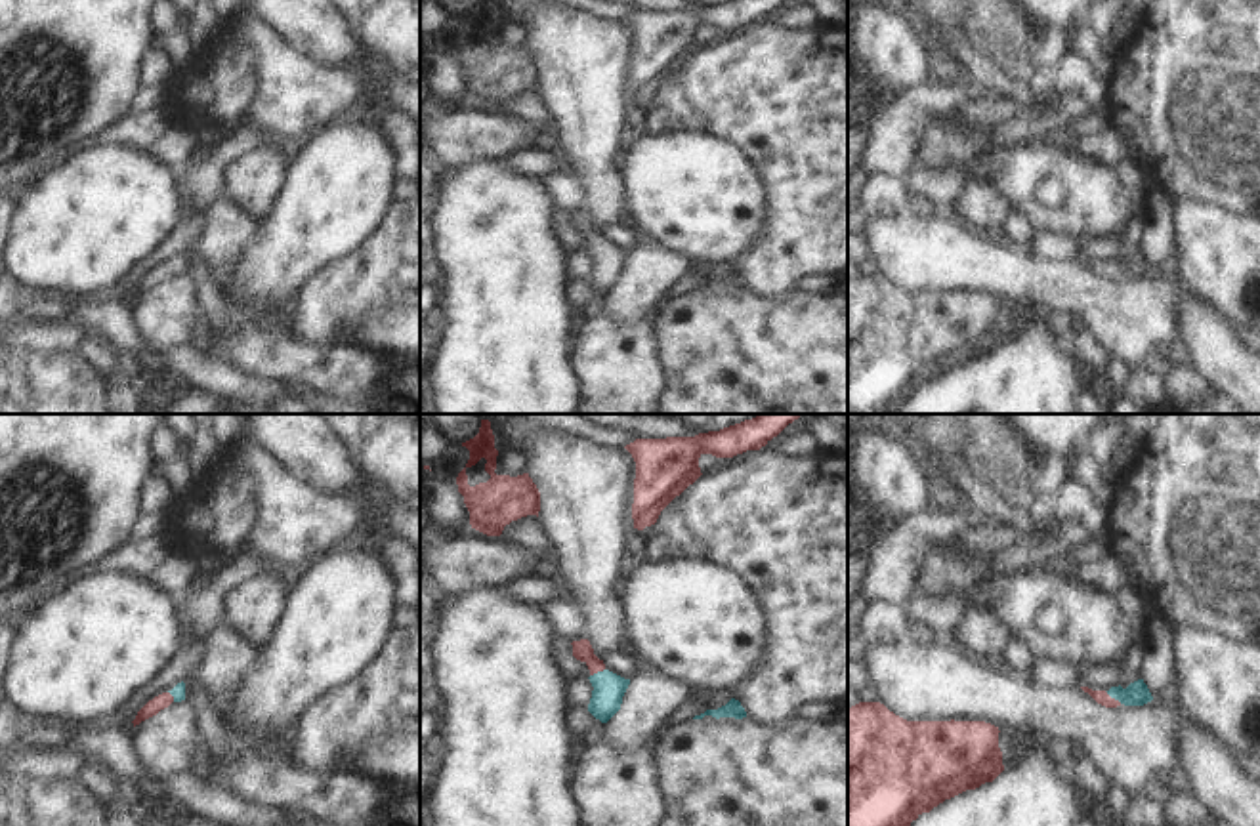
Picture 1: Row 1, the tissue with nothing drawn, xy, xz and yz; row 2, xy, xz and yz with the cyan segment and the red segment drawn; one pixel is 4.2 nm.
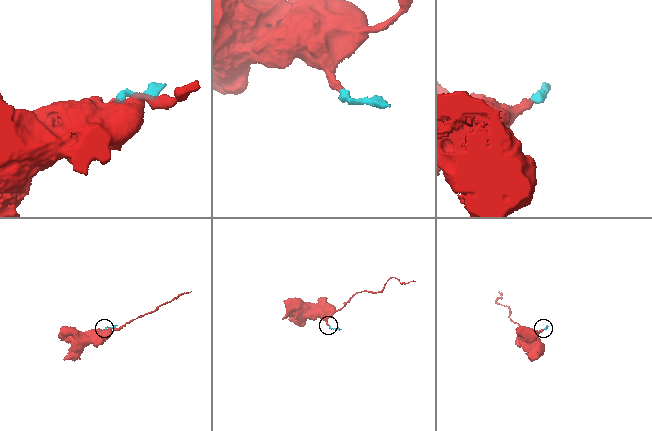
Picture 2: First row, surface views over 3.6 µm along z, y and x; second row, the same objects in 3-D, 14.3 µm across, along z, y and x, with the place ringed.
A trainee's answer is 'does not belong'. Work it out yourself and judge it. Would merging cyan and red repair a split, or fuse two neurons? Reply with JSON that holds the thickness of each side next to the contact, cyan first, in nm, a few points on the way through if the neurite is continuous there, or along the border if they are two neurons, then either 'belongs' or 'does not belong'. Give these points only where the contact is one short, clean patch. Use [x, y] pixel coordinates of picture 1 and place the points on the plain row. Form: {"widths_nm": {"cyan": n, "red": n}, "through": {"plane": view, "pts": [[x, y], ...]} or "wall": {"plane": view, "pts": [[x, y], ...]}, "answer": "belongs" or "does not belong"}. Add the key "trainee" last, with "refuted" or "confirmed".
{"widths_nm": {"cyan": 130, "red": 90}, "through": {"plane": "xz", "pts": [[608, 266], [608, 258], [598, 245], [583, 224]]}, "answer": "belongs", "trainee": "refuted"}

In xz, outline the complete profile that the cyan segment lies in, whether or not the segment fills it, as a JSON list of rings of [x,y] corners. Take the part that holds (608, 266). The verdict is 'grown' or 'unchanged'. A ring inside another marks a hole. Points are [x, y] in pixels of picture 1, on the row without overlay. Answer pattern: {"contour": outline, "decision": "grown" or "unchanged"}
{"contour": [[[588,212],[573,214],[571,217],[573,229],[584,235],[590,242],[588,252],[594,263],[588,277],[588,284],[601,296],[607,296],[620,282],[622,269],[630,258],[630,252],[609,244],[603,233],[594,227],[594,221]]], "decision": "grown"}

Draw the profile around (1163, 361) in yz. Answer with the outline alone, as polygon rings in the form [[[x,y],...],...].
[[[1180,340],[1155,351],[1145,364],[1166,378],[1174,366],[1191,364],[1191,353],[1186,340]]]

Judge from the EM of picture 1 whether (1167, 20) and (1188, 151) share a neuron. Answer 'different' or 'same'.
same

